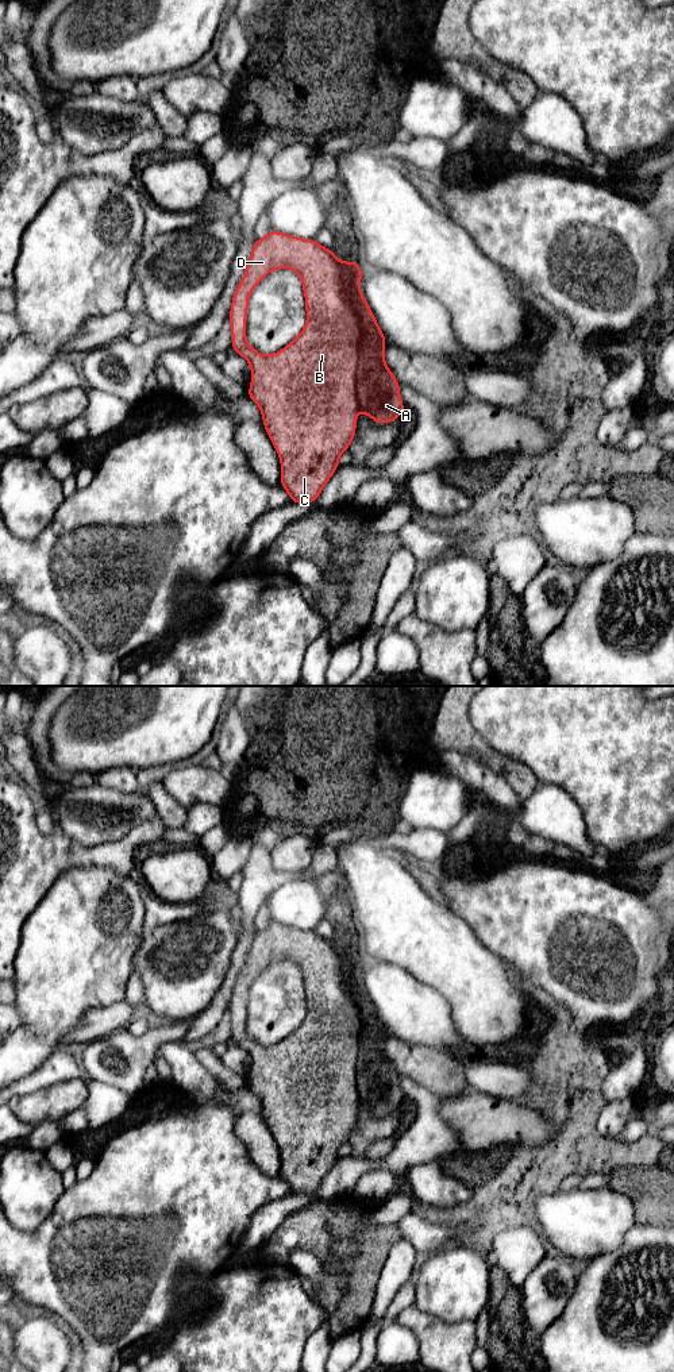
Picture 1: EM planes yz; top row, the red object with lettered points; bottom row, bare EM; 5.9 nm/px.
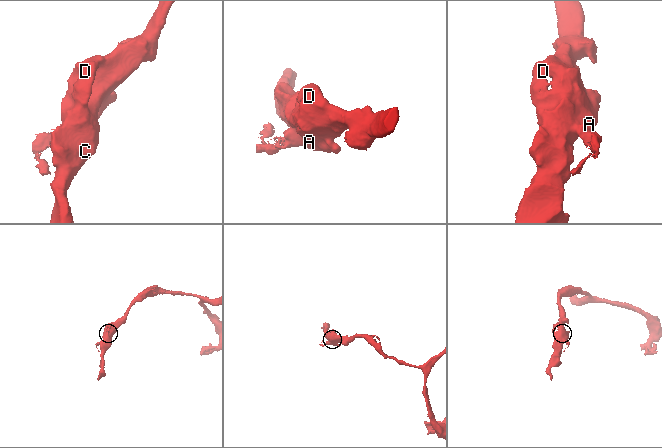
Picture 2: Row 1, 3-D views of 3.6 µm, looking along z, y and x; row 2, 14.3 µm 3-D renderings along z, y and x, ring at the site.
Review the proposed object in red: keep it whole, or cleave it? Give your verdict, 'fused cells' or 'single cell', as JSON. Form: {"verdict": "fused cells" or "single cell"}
{"verdict": "fused cells"}

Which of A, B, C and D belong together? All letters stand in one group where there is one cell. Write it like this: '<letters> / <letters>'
A / B C D

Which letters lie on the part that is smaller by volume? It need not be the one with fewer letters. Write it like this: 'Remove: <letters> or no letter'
Remove: A

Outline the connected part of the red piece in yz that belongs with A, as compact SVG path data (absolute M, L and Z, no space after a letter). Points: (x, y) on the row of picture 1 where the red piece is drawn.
M355 259L342 262L344 285L359 315L361 344L357 367L357 397L359 409L375 424L397 421L407 409L400 386L385 362L386 339L361 290L363 270Z

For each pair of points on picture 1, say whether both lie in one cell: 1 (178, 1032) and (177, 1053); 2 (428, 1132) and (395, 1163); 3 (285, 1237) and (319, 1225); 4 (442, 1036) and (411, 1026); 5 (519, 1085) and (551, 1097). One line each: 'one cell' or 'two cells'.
1: two cells
2: one cell
3: one cell
4: one cell
5: one cell

